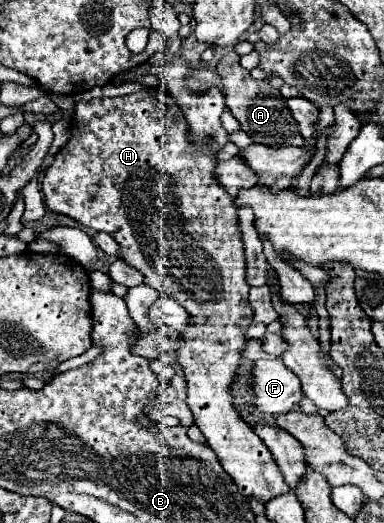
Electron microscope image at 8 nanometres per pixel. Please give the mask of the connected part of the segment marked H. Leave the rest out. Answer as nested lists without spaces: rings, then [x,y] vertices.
[[[155,88],[123,98],[93,98],[89,102],[79,102],[69,132],[69,142],[55,154],[55,160],[45,170],[41,182],[47,208],[73,218],[87,228],[111,234],[119,244],[119,258],[143,274],[143,284],[159,290],[161,296],[177,300],[189,312],[189,326],[197,328],[197,332],[179,332],[183,344],[175,350],[175,362],[185,372],[185,402],[195,416],[195,424],[203,430],[223,470],[233,478],[245,498],[269,502],[291,492],[269,448],[237,414],[229,394],[229,384],[239,368],[241,350],[247,344],[245,330],[253,320],[253,312],[247,302],[249,286],[245,282],[245,256],[237,212],[229,212],[235,204],[227,192],[219,188],[219,182],[213,176],[217,152],[199,152],[199,148],[191,144],[183,112],[179,112],[179,106],[169,94]]]

